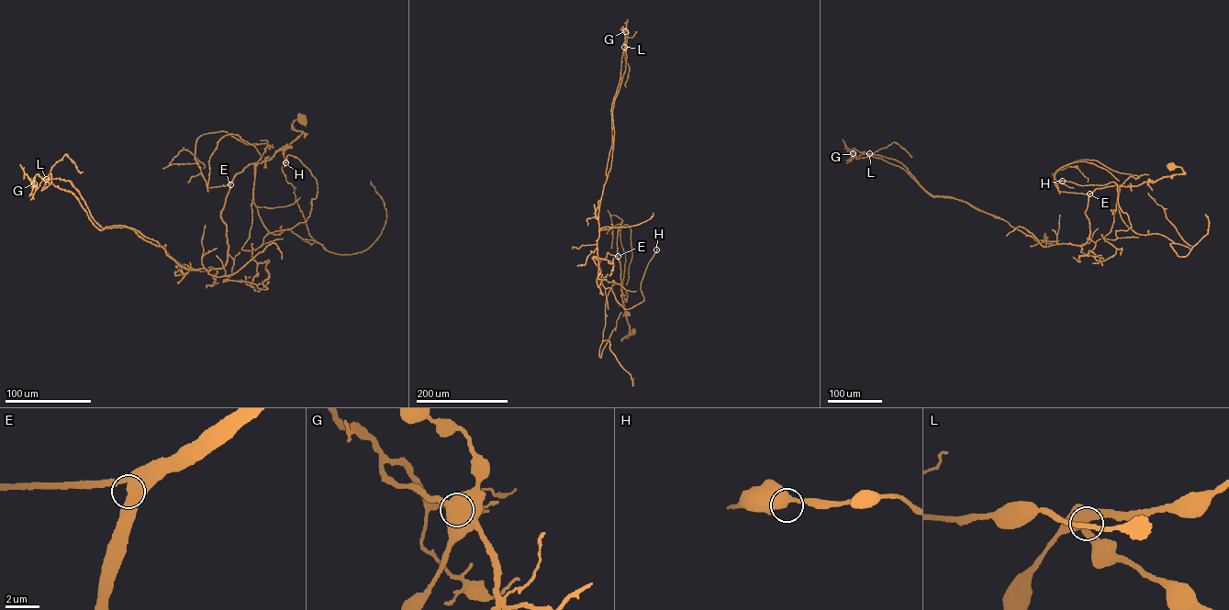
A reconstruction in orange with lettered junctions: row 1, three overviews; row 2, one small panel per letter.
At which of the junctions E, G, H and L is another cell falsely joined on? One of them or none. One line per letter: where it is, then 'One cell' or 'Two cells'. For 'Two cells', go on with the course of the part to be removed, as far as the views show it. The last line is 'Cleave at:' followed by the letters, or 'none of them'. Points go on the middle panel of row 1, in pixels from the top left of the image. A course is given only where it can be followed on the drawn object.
E: Place: (618, 256). One cell
G: Place: (625, 31). Two cells. Course of the part to remove: (625, 31), (628, 19)
H: Place: (656, 249). One cell
L: Place: (624, 47). One cell
Cleave at: G

